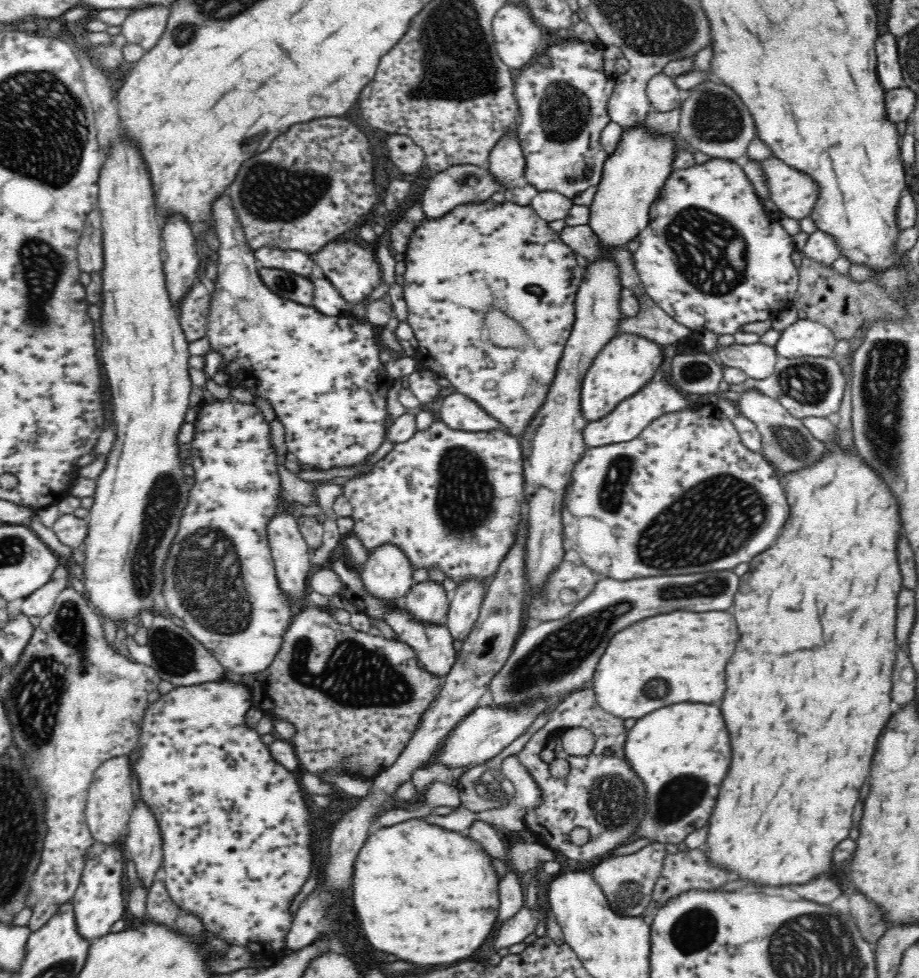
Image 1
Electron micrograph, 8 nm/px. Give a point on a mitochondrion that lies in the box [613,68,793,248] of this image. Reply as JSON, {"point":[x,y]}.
{"point":[715,118]}

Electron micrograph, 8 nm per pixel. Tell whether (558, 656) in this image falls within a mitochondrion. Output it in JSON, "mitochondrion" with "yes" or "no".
{"mitochondrion":"yes"}

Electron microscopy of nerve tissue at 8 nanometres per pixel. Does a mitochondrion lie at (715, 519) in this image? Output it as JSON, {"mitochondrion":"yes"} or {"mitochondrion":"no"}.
{"mitochondrion":"yes"}

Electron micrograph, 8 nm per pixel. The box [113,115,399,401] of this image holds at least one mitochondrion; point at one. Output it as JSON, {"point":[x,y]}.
{"point":[270,191]}

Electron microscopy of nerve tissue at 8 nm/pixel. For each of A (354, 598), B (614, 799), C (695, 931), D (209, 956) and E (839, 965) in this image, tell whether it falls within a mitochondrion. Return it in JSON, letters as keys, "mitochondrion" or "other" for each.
{"A":"other","B":"mitochondrion","C":"mitochondrion","D":"other","E":"mitochondrion"}

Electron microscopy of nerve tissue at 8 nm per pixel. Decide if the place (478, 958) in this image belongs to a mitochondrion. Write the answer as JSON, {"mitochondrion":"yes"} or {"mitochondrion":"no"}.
{"mitochondrion":"no"}

